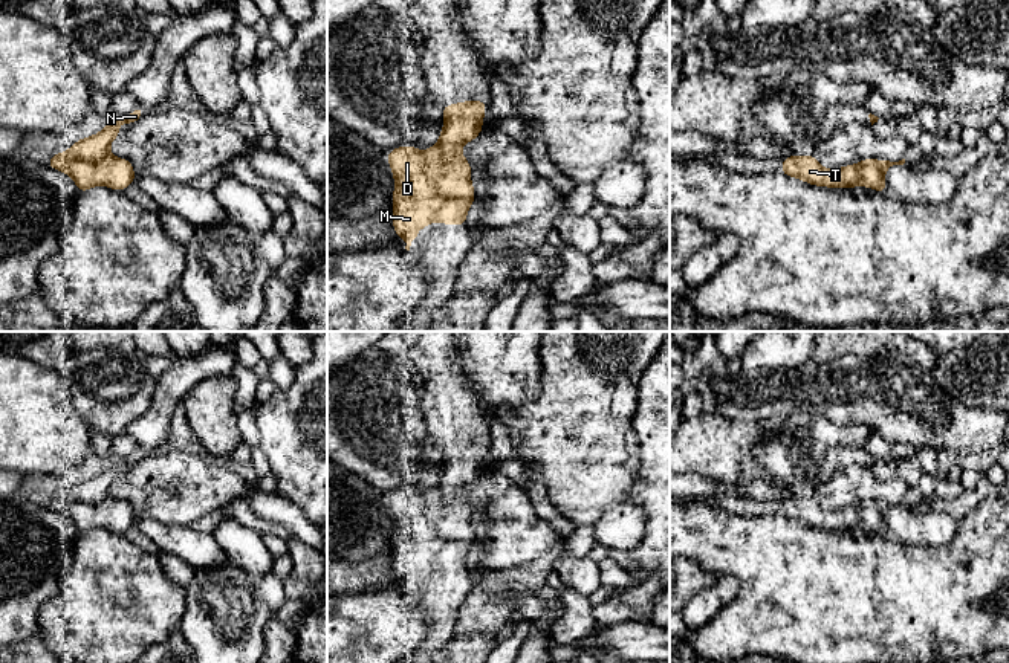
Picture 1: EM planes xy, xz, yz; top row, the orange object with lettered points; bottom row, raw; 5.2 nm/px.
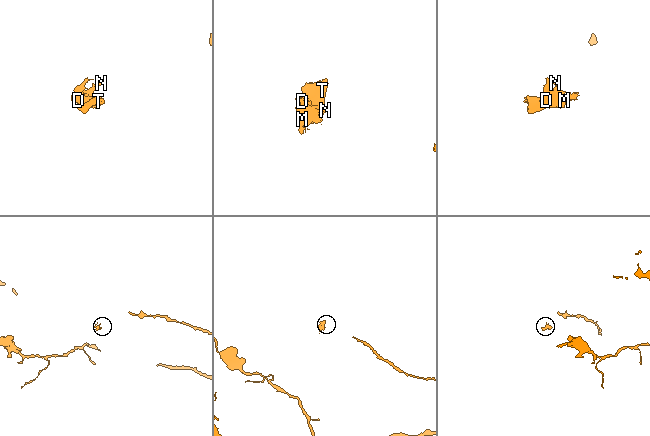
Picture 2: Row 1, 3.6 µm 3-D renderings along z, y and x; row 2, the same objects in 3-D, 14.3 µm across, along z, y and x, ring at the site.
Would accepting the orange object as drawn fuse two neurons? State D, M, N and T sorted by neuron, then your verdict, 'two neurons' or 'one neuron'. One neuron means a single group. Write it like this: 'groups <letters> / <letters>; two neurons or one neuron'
groups D M N / T; two neurons

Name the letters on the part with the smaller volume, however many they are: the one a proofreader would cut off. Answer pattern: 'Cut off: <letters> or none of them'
Cut off: T

